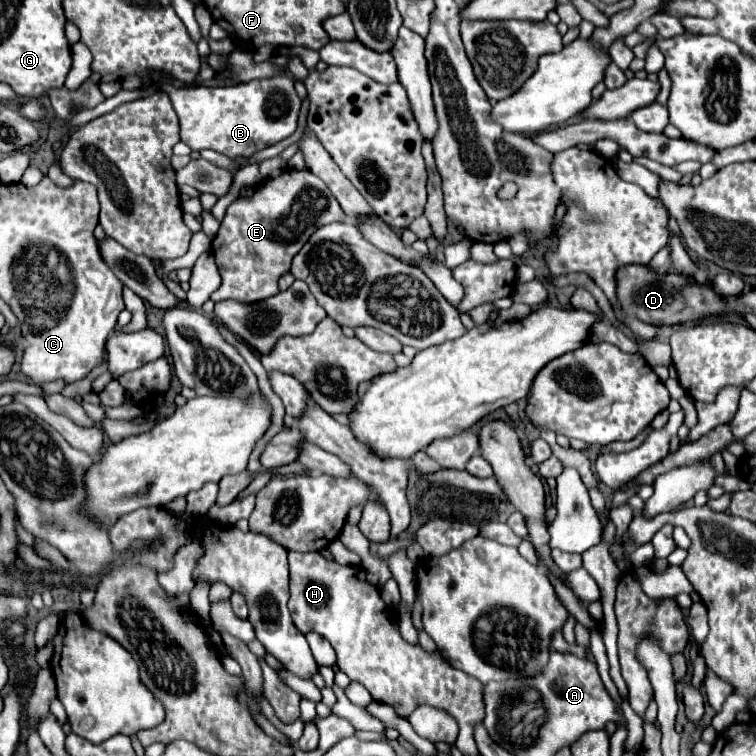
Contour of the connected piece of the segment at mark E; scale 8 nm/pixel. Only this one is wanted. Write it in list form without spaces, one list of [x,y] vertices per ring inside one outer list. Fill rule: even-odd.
[[[284,170],[278,178],[268,178],[262,184],[258,184],[250,198],[238,196],[226,210],[220,224],[218,234],[212,240],[212,254],[216,258],[216,266],[222,276],[220,288],[210,296],[214,302],[218,300],[240,300],[244,304],[260,302],[270,296],[276,296],[278,290],[278,278],[290,270],[290,262],[300,252],[304,242],[320,228],[332,222],[344,222],[346,214],[340,208],[338,200],[332,196],[328,186],[318,180],[308,170]]]

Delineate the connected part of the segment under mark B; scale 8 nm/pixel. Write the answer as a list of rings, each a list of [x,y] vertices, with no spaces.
[[[284,72],[236,84],[176,88],[174,84],[164,82],[160,88],[170,94],[180,118],[180,140],[192,150],[212,148],[232,160],[236,156],[248,158],[254,152],[292,136],[298,126],[300,98],[294,90],[294,78]]]

